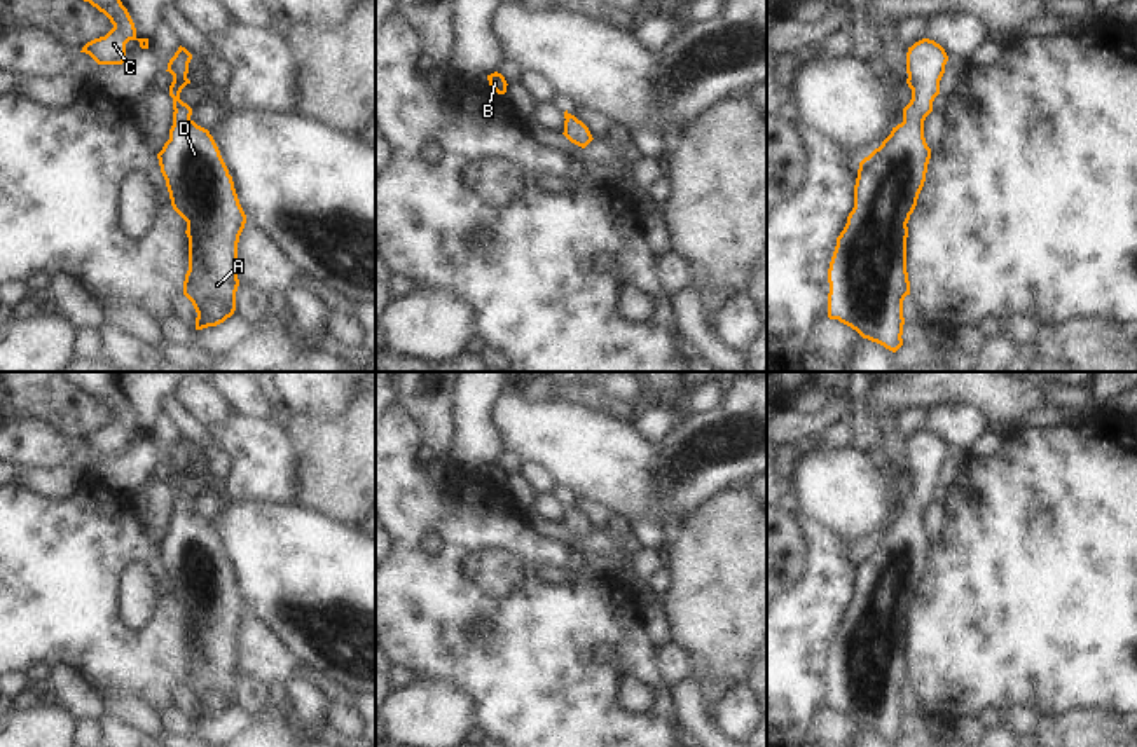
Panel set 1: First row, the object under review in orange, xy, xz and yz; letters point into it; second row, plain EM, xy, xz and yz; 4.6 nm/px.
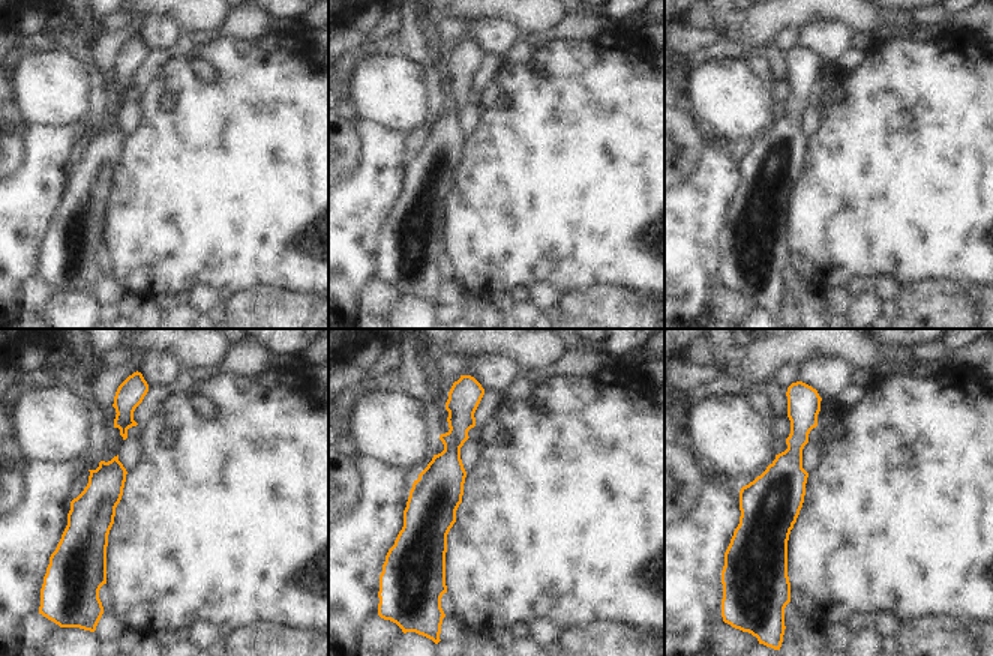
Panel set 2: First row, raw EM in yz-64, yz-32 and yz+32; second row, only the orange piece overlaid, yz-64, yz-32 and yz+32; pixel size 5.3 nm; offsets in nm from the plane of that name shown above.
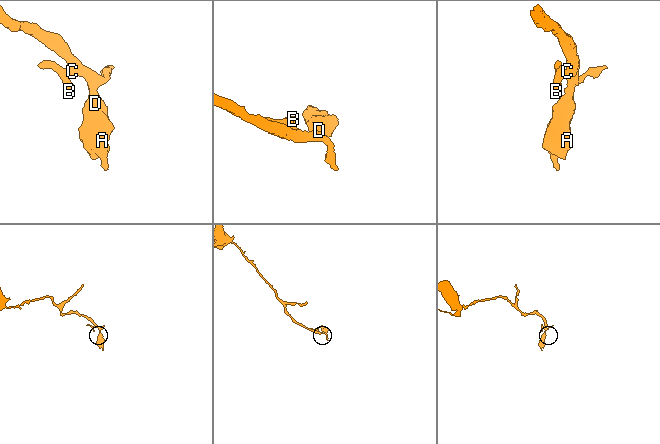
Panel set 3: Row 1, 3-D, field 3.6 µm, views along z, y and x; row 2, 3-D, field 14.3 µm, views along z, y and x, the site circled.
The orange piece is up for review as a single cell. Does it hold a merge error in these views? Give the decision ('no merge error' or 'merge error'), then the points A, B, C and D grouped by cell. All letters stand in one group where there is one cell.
no merge error | A B C D

